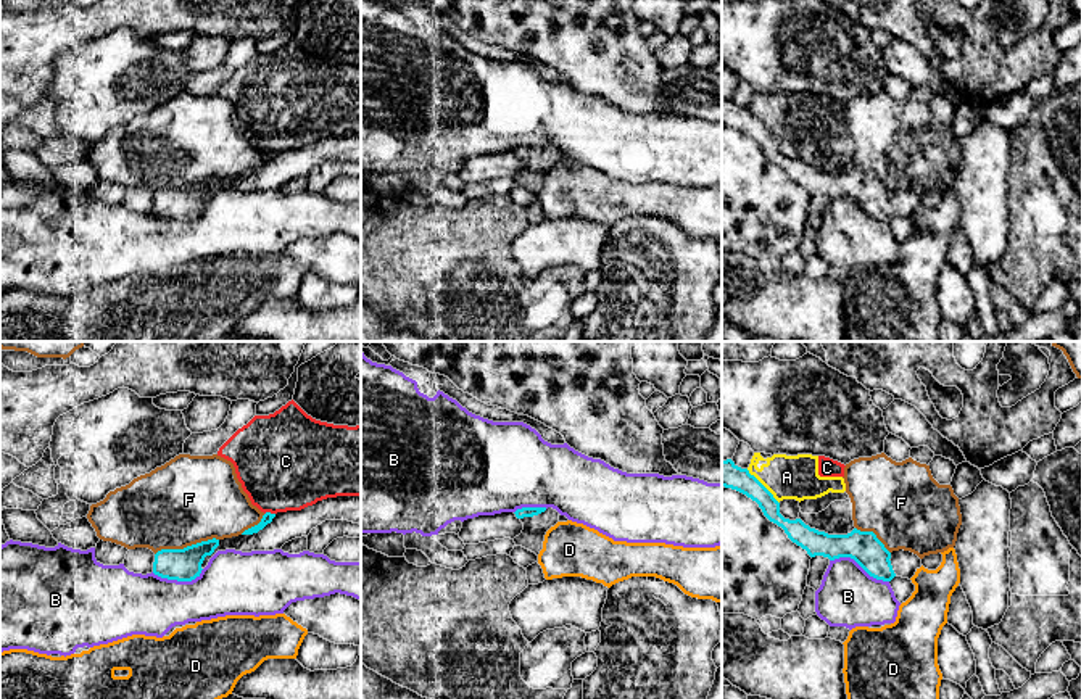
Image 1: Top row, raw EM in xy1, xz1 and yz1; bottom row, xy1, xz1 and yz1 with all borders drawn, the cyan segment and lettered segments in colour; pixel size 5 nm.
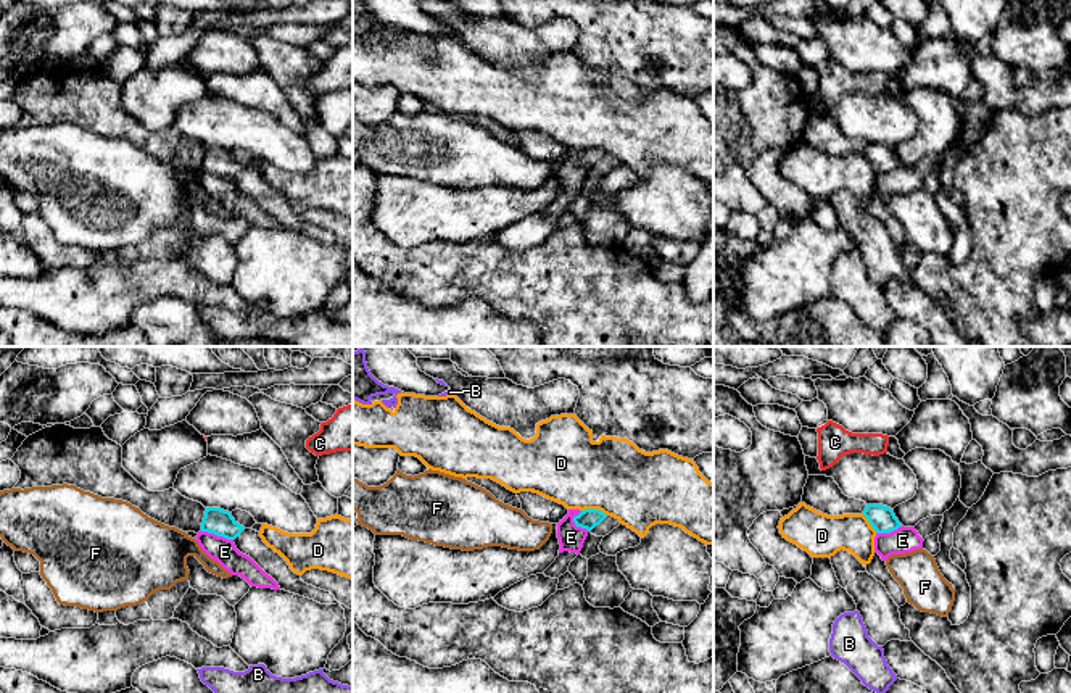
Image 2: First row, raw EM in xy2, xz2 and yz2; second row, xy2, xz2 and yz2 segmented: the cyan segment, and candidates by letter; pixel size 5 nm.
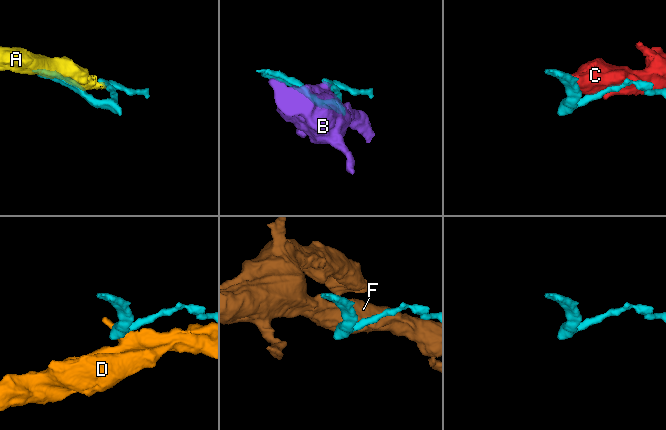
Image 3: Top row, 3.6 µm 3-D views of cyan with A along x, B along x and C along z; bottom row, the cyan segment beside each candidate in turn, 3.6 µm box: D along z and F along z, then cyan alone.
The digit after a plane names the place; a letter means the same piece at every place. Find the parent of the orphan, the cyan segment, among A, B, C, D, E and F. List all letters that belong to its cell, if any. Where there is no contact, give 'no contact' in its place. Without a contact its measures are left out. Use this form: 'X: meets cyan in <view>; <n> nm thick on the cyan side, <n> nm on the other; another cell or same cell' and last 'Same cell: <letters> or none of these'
A: meets cyan in yz1; 130 nm thick on the cyan side, 220 nm on the other; another cell
B: meets cyan in yz1; 160 nm thick on the cyan side, 300 nm on the other; another cell
C: meets cyan in xy1; 50 nm thick on the cyan side, 460 nm on the other; another cell
D: meets cyan in xz2; 100 nm thick on the cyan side, 380 nm on the other; another cell
E: meets cyan in xy2; 130 nm thick on the cyan side, 120 nm on the other; another cell
F: meets cyan in xy1; 160 nm thick on the cyan side, 440 nm on the other; another cell
Same cell: none of these

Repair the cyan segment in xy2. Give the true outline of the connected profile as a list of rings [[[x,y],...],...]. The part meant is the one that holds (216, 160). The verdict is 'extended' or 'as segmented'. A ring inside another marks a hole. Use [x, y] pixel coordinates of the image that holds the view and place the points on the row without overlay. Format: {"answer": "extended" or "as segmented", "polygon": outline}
{"answer": "as segmented", "polygon": [[[206,147],[201,171],[235,179],[243,169],[245,166],[240,164],[229,150],[221,147]]]}

